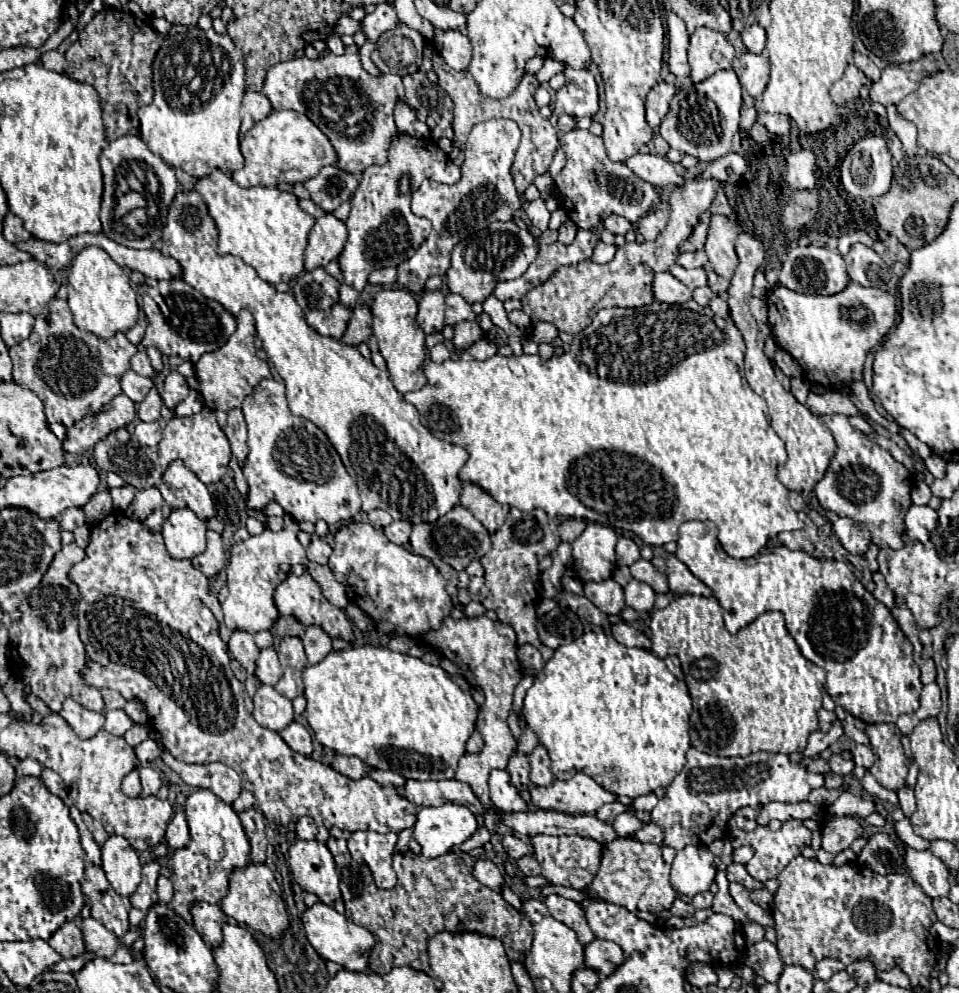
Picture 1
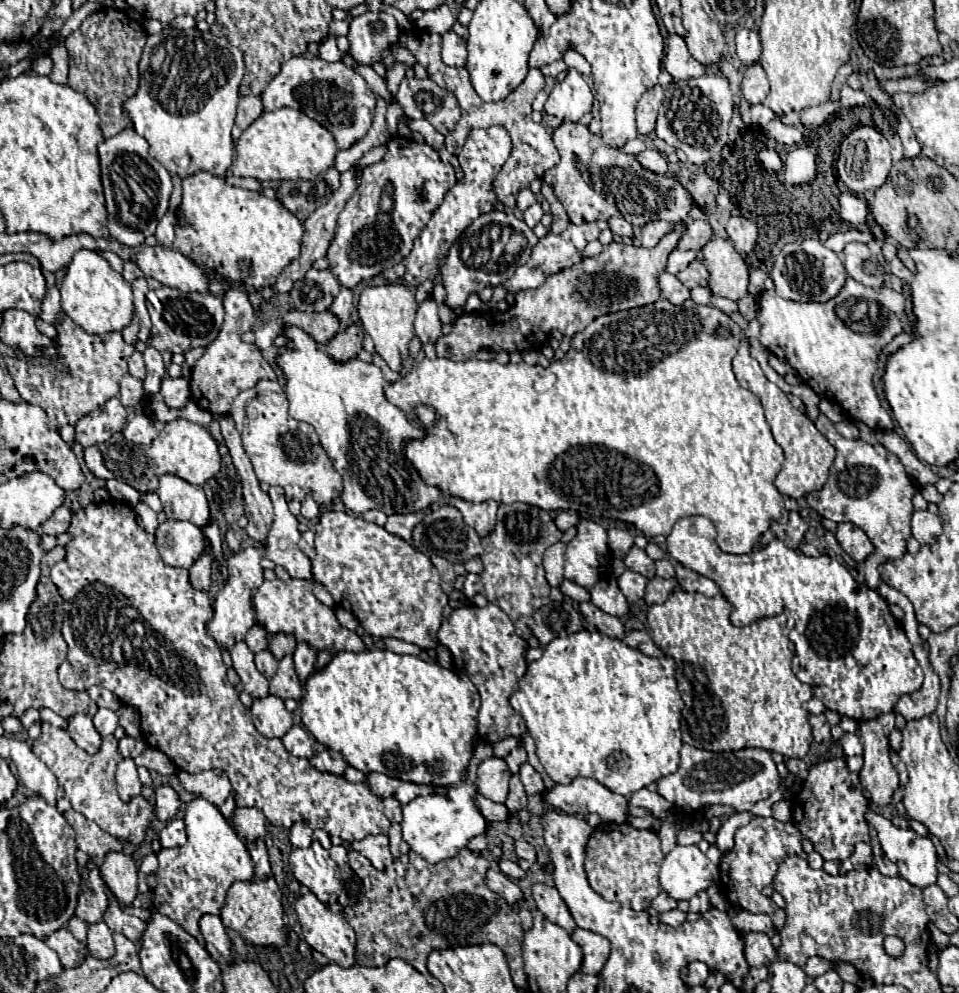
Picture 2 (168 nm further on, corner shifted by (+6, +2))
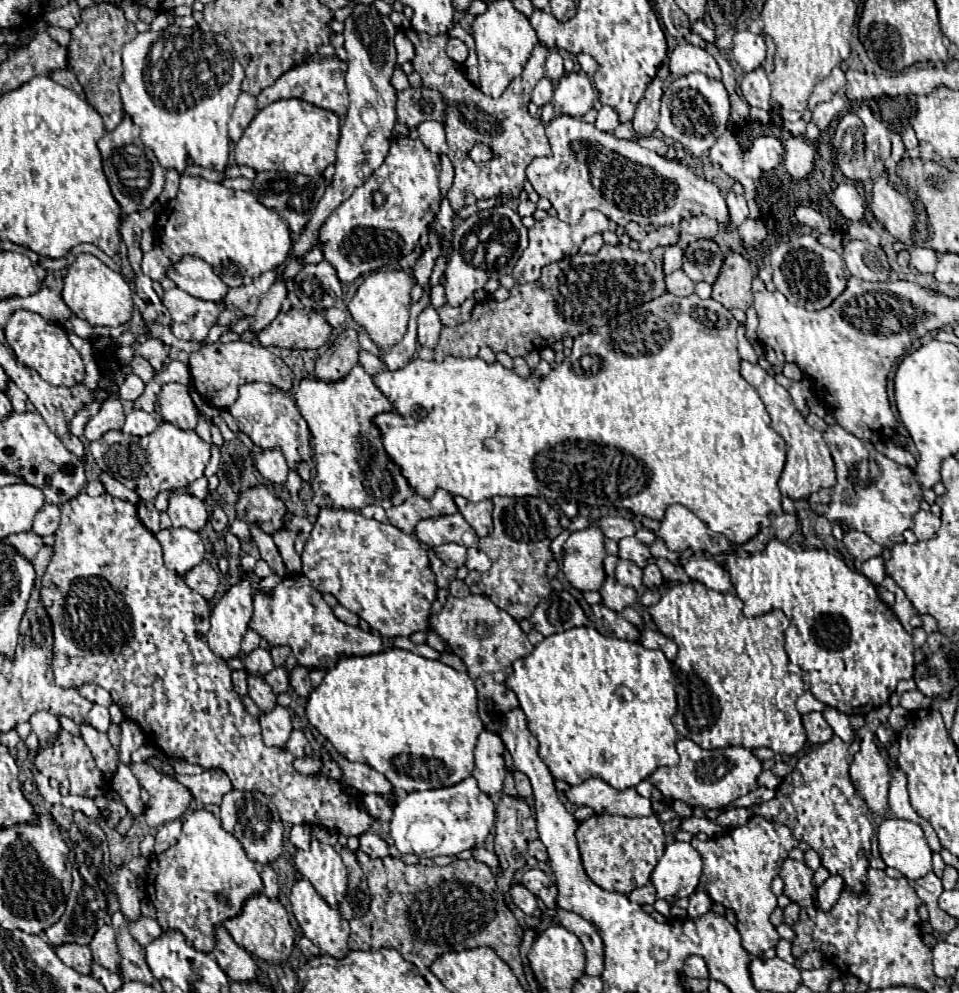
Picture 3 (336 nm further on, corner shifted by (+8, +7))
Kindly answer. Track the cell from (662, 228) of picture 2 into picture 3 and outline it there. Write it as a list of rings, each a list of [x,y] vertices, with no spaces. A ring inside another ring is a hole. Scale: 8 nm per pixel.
[[[657,227],[653,229],[643,241],[641,249],[643,251],[653,251],[655,247],[667,247],[667,245],[677,245],[679,233],[673,227]]]

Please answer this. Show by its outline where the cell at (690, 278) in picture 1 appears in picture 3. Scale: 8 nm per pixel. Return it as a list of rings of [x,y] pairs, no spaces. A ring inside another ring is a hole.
[[[699,239],[685,247],[683,271],[691,281],[713,283],[725,261],[725,251],[721,259],[721,249],[713,239]]]

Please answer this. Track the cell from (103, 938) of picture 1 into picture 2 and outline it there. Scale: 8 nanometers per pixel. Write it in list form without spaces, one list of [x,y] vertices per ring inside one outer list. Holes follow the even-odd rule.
[[[97,922],[89,926],[87,930],[87,950],[95,958],[111,958],[115,954],[115,944],[113,944],[113,934],[107,928],[105,922]]]

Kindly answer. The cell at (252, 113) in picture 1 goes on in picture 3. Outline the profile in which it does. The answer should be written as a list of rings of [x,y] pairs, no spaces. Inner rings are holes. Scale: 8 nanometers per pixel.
[[[241,93],[237,103],[235,103],[235,109],[233,109],[233,115],[231,115],[231,121],[229,121],[229,139],[233,143],[237,143],[245,131],[245,127],[251,123],[251,119],[257,115],[257,103],[255,103],[255,97],[249,95],[249,93]]]

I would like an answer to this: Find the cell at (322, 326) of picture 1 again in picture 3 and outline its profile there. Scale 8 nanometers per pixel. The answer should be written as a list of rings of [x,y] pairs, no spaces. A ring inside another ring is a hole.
[[[291,309],[287,313],[279,313],[267,329],[257,333],[257,341],[263,347],[273,345],[279,349],[319,349],[327,343],[329,337],[331,337],[331,327],[325,321],[325,317],[321,313],[307,311],[307,309]]]

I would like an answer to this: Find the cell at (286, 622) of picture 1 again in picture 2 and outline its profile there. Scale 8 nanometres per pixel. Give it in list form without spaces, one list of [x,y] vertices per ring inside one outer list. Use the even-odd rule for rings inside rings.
[[[273,634],[269,640],[269,650],[277,660],[281,660],[285,654],[291,654],[297,646],[297,640],[293,634]]]

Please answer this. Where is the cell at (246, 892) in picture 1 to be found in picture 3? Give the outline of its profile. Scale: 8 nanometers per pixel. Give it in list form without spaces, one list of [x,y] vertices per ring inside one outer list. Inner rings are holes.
[[[263,893],[247,899],[241,915],[235,919],[227,919],[223,925],[231,933],[233,941],[239,947],[243,947],[251,955],[257,955],[259,959],[275,963],[275,965],[285,963],[293,951],[293,945],[295,945],[295,931],[289,925],[289,917],[287,917],[285,907],[277,899],[269,899]]]

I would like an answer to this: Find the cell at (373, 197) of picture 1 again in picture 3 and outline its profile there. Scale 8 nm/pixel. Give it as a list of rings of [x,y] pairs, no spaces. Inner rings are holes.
[[[397,137],[379,169],[343,201],[321,225],[317,247],[337,269],[341,283],[369,275],[409,255],[421,233],[439,211],[439,155],[431,153],[419,139]]]

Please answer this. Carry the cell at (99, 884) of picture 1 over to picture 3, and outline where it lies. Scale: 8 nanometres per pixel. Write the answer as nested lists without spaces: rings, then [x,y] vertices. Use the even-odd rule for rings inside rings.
[[[139,917],[137,921],[129,923],[129,933],[135,937],[135,941],[143,947],[147,947],[151,941],[155,941],[157,937],[161,937],[163,929],[159,927],[159,923],[151,917]]]

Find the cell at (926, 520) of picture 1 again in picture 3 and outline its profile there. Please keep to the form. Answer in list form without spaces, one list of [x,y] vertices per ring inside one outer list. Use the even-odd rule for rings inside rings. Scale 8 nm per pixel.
[[[919,511],[915,515],[915,527],[913,527],[913,533],[917,535],[919,541],[927,541],[931,537],[937,535],[941,527],[941,519],[935,517],[931,511]]]

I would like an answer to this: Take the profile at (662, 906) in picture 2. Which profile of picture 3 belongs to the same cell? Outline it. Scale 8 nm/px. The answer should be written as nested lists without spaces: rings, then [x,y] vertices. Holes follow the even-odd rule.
[[[649,883],[649,885],[643,885],[643,887],[637,887],[637,889],[633,889],[629,895],[629,901],[633,901],[633,903],[639,903],[639,905],[645,905],[645,903],[649,903],[649,905],[653,905],[655,903],[655,887]]]

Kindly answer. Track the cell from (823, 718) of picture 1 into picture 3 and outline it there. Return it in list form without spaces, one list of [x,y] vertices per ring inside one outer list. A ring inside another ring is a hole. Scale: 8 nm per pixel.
[[[807,713],[803,715],[803,727],[807,731],[807,741],[813,745],[827,743],[833,737],[833,729],[825,721],[821,713]]]

